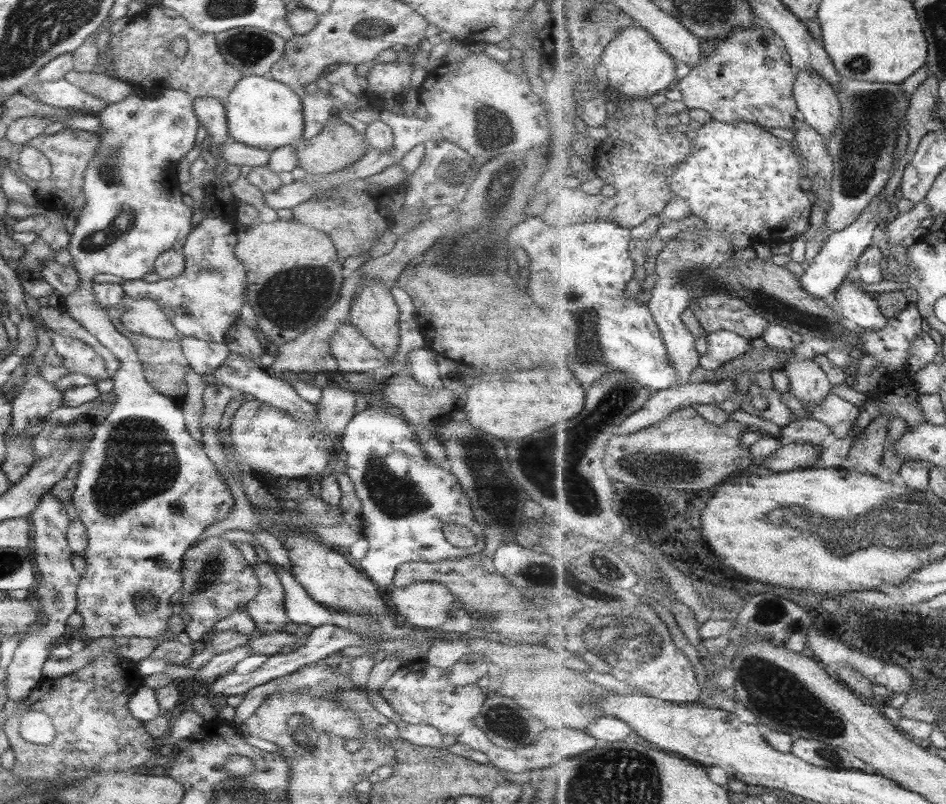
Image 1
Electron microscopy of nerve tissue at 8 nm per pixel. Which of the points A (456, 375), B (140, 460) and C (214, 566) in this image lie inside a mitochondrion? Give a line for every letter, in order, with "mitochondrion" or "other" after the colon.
A: other
B: mitochondrion
C: mitochondrion

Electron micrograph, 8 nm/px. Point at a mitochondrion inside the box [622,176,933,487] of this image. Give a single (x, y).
(823, 325)

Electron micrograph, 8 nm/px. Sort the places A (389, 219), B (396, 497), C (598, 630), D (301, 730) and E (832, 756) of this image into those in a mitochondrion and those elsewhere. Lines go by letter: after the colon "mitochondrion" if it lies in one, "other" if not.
A: other
B: mitochondrion
C: mitochondrion
D: mitochondrion
E: mitochondrion

